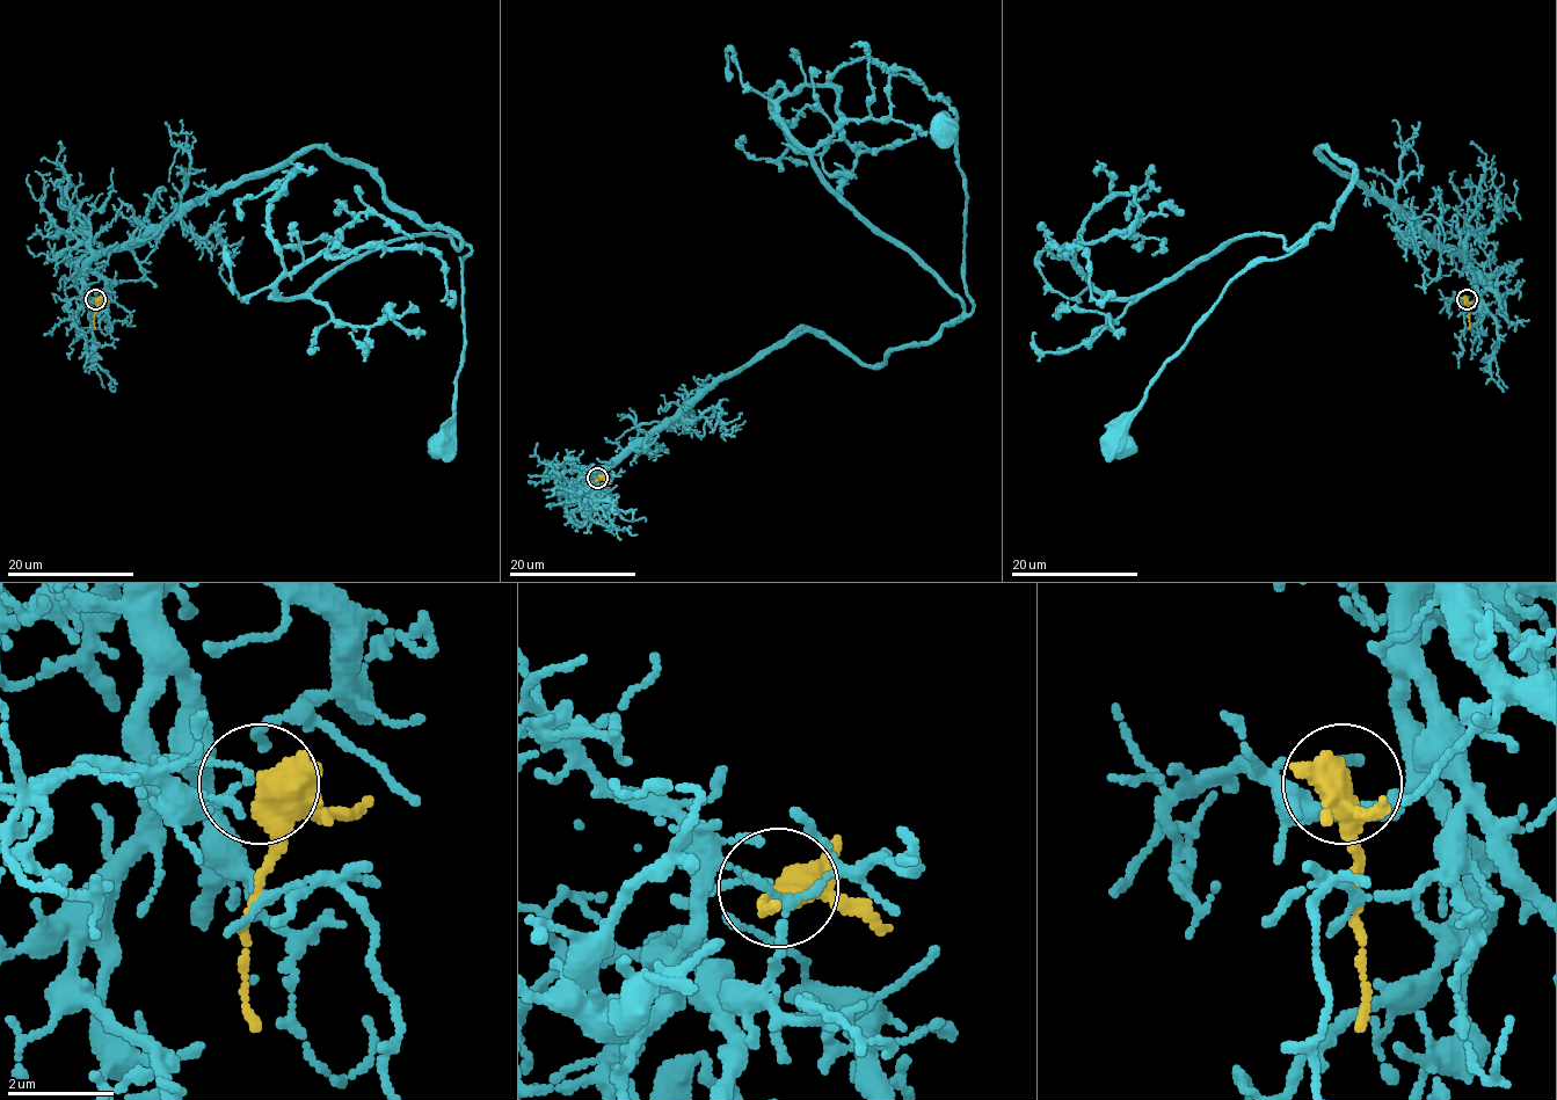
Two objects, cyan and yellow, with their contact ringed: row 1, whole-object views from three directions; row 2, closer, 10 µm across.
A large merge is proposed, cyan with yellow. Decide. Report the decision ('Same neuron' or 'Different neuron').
Different neuron

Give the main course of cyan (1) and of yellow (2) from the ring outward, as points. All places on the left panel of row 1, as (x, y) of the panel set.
1: (95, 299), (82, 293), (92, 261), (324, 147), (471, 248), (456, 419), (436, 442)
2: (95, 299), (95, 329)

